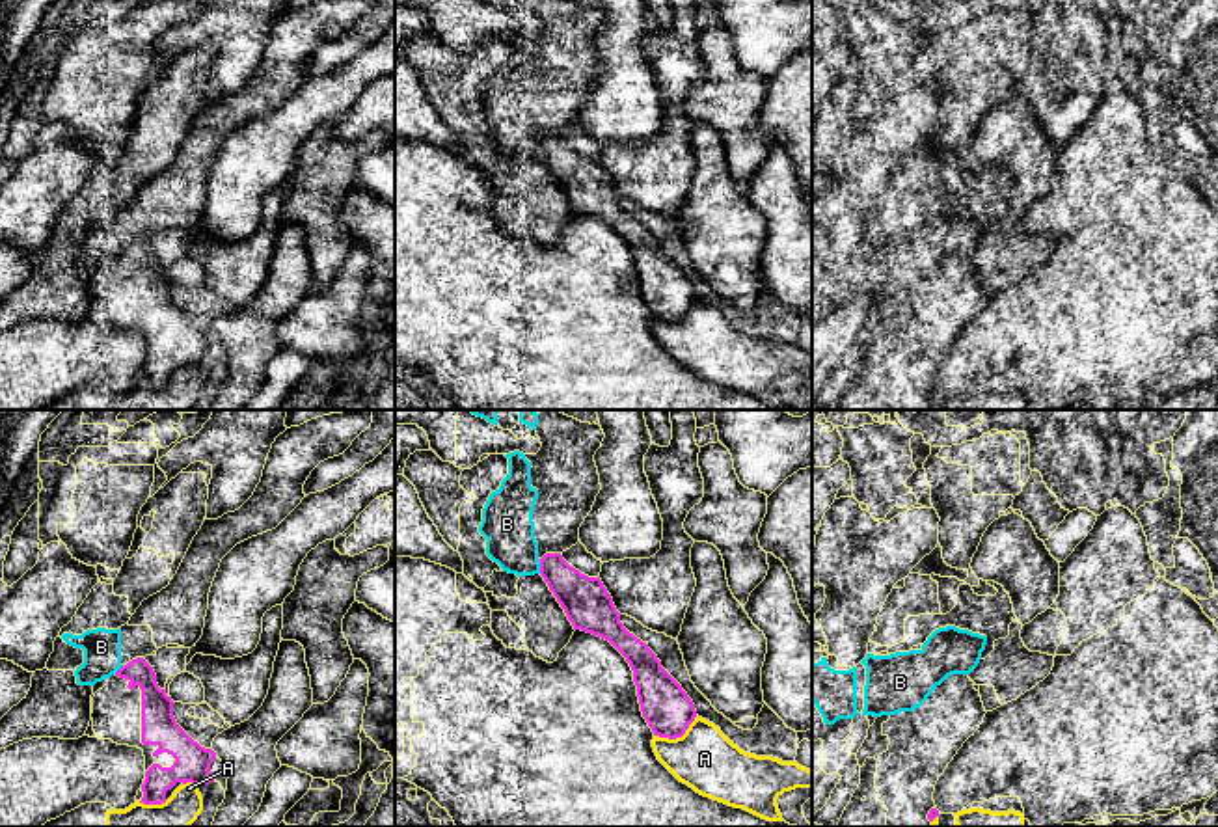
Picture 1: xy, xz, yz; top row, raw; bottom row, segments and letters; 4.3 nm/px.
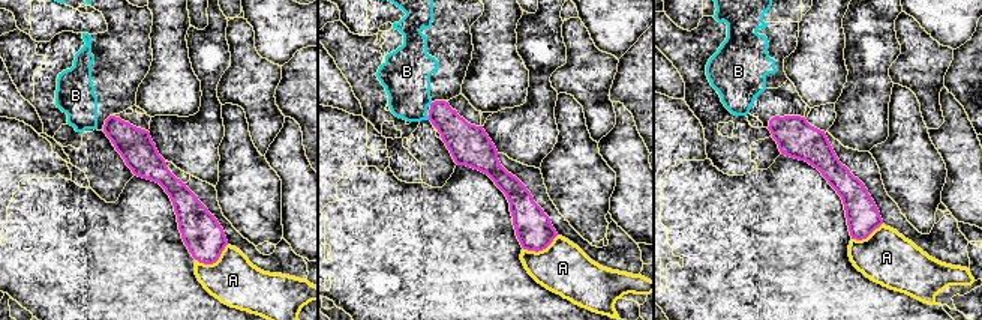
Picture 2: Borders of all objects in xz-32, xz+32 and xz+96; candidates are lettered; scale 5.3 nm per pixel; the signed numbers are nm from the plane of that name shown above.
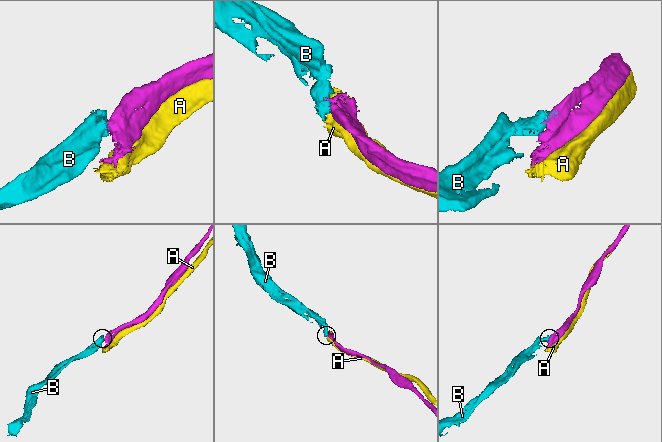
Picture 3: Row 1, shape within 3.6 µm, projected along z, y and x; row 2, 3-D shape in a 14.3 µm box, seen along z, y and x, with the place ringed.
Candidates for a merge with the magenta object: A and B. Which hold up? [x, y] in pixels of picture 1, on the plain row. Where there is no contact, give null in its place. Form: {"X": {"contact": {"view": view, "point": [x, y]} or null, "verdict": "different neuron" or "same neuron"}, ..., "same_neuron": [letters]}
{"A": {"contact": {"view": "xz", "point": [676, 319]}, "verdict": "different neuron"}, "B": {"contact": {"view": "xz", "point": [541, 151]}, "verdict": "different neuron"}, "same_neuron": []}

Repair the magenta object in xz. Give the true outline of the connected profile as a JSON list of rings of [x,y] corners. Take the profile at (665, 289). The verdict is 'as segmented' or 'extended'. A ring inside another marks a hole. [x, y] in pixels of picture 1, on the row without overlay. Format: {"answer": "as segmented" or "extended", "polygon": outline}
{"answer": "extended", "polygon": [[[577,125],[562,136],[546,136],[540,158],[564,192],[574,212],[609,224],[629,246],[643,300],[654,319],[676,322],[697,300],[693,283],[661,250],[646,225],[620,205],[611,177],[600,162],[602,143]]]}

